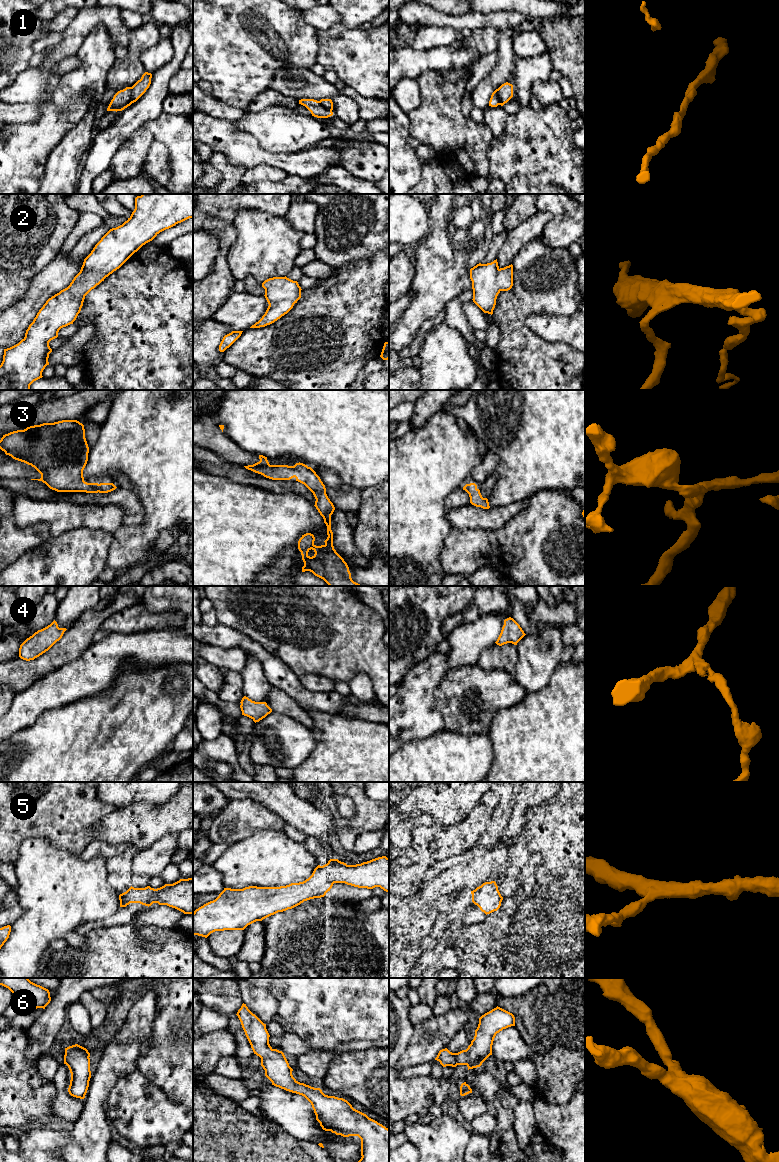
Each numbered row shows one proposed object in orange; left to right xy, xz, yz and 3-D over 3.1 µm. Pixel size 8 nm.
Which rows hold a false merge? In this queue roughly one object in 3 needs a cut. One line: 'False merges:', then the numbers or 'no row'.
False merges: 1

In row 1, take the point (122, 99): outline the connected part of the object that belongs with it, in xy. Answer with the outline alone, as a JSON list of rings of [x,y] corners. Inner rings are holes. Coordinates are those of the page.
[[[132,87],[118,91],[111,100],[107,111],[122,111],[131,104]]]

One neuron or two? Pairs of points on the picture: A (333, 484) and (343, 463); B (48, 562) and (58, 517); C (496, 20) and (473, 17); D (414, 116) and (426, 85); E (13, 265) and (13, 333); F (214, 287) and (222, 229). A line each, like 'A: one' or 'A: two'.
A: two
B: two
C: one
D: one
E: two
F: one

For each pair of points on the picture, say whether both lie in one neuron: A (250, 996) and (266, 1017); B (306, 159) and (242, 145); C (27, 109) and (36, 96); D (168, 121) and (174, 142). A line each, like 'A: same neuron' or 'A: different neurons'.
A: same neuron
B: same neuron
C: different neurons
D: same neuron

